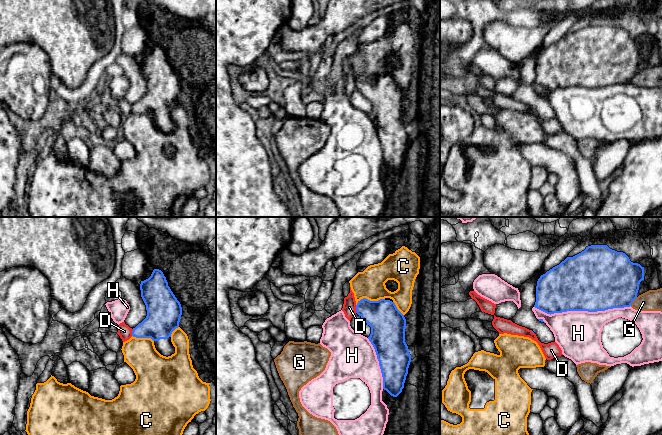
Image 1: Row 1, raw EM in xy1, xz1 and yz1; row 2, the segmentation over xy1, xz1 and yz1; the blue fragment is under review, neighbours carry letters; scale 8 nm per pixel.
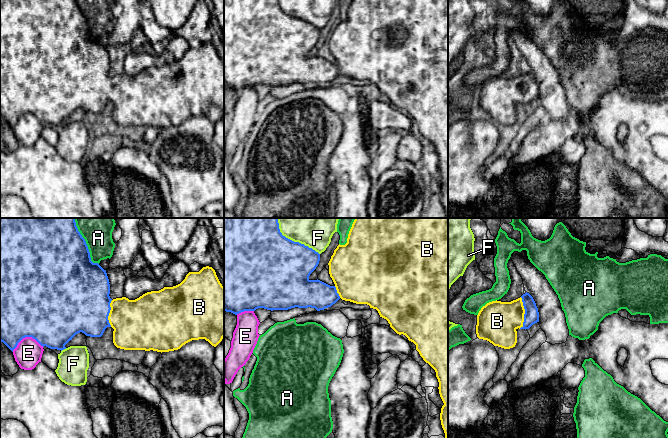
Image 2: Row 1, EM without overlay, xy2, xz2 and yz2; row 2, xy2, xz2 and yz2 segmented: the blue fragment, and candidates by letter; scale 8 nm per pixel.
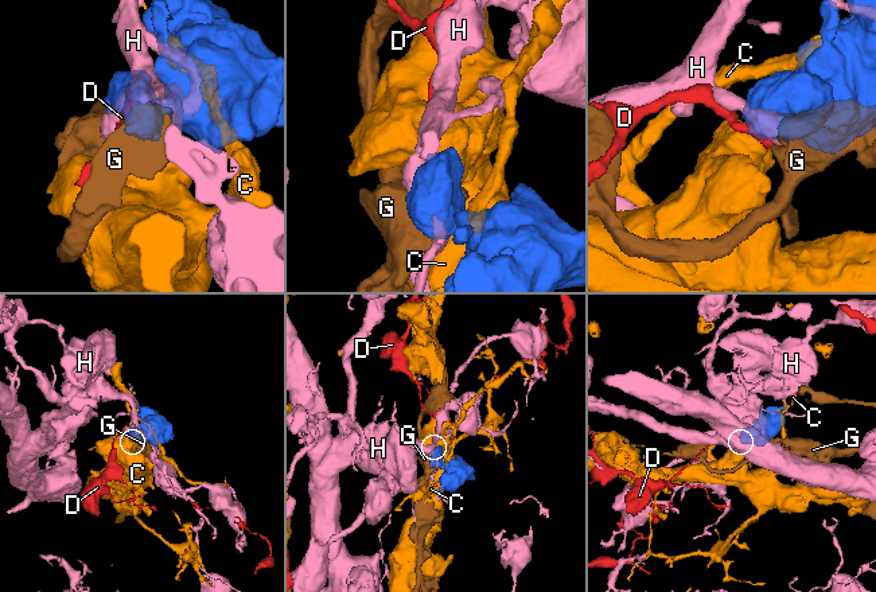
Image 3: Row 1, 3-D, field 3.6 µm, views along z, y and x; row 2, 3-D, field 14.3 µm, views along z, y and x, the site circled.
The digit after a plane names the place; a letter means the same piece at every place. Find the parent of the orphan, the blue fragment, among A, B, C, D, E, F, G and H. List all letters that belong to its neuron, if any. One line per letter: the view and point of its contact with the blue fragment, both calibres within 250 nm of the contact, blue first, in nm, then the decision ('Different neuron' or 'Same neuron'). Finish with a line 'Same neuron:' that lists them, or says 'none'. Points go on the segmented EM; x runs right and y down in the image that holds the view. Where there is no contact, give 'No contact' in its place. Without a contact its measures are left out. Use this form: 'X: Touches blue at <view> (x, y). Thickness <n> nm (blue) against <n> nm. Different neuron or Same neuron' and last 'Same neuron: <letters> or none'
A: Touches blue at xy2 (85, 243). Thickness 500 nm (blue) against 320 nm. Different neuron
B: Touches blue at yz2 (525, 313). Thickness 120 nm (blue) against 320 nm. Same neuron
C: Touches blue at xz1 (369, 300). Thickness 280 nm (blue) against 240 nm. Different neuron
D: Touches blue at xz1 (356, 309). Thickness 260 nm (blue) against 110 nm. Different neuron
E: Touches blue at xy2 (26, 336). Thickness 500 nm (blue) against 220 nm. Different neuron
F: Touches blue at xz2 (293, 241). Thickness 500 nm (blue) against 420 nm. Different neuron
G: Touches blue at yz1 (633, 300). Thickness 460 nm (blue) against 160 nm. Different neuron
H: Touches blue at yz1 (582, 310). Thickness 480 nm (blue) against 360 nm. Different neuron
Same neuron: B

